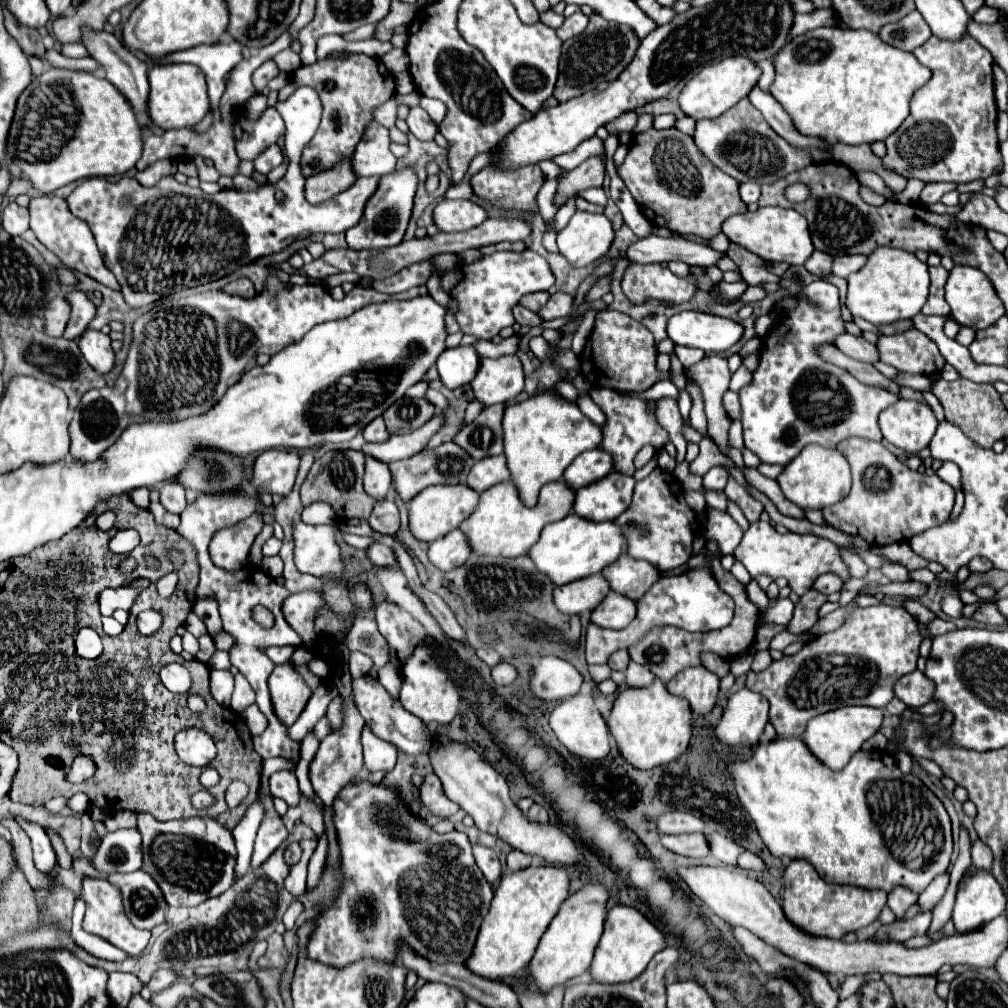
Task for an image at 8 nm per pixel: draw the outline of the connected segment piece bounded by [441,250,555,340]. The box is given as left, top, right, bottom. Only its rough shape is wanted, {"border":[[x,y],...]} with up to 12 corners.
{"border":[[537,252],[459,264],[443,290],[461,330],[493,340],[555,276]]}

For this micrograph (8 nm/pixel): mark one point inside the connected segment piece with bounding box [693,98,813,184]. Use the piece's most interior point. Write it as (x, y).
(740, 143)

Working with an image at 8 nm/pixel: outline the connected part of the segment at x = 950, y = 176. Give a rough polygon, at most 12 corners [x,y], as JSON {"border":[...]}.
{"border":[[931,36],[885,140],[891,172],[971,182],[1001,164],[993,58]]}

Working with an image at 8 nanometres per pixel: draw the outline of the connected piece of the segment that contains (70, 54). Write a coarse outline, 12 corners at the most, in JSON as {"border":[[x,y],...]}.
{"border":[[65,44],[61,52],[67,58],[91,56],[83,44]]}

